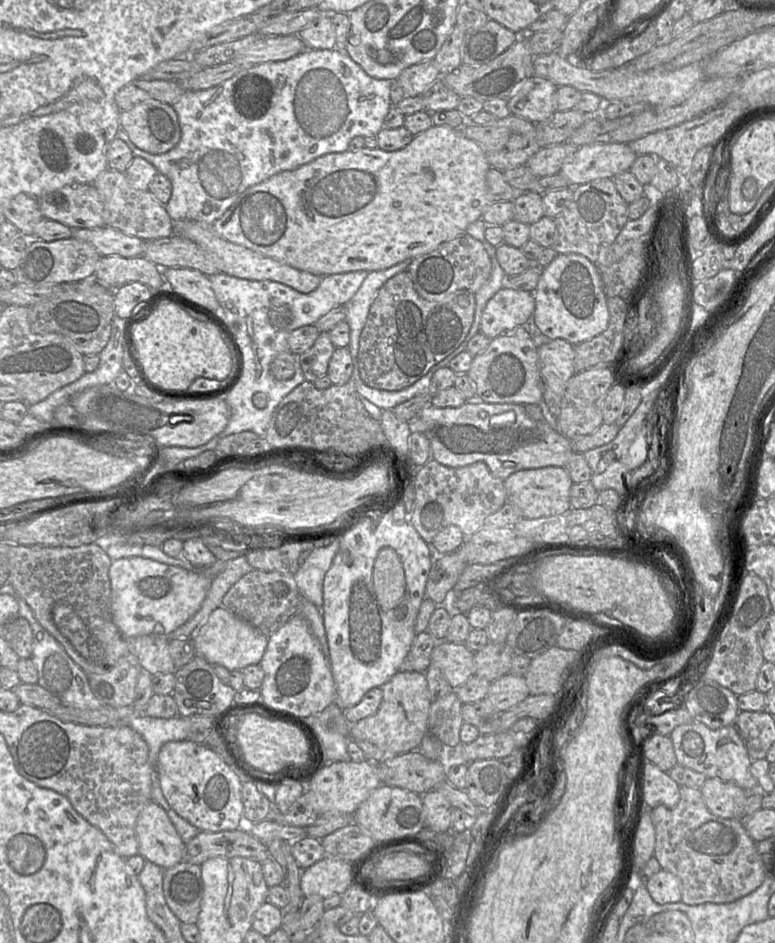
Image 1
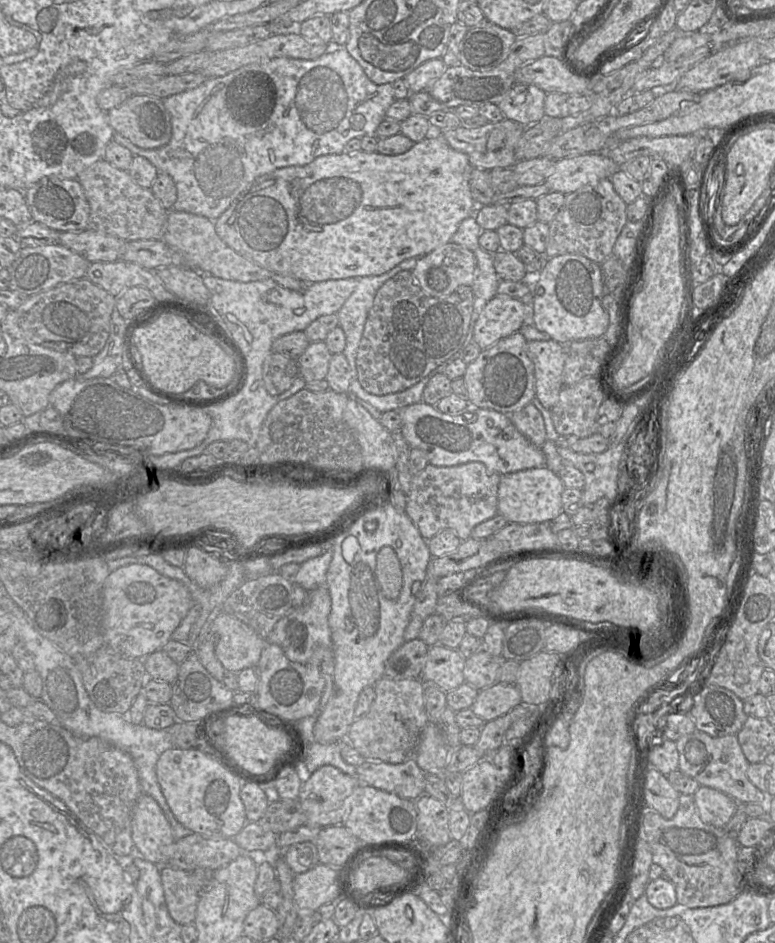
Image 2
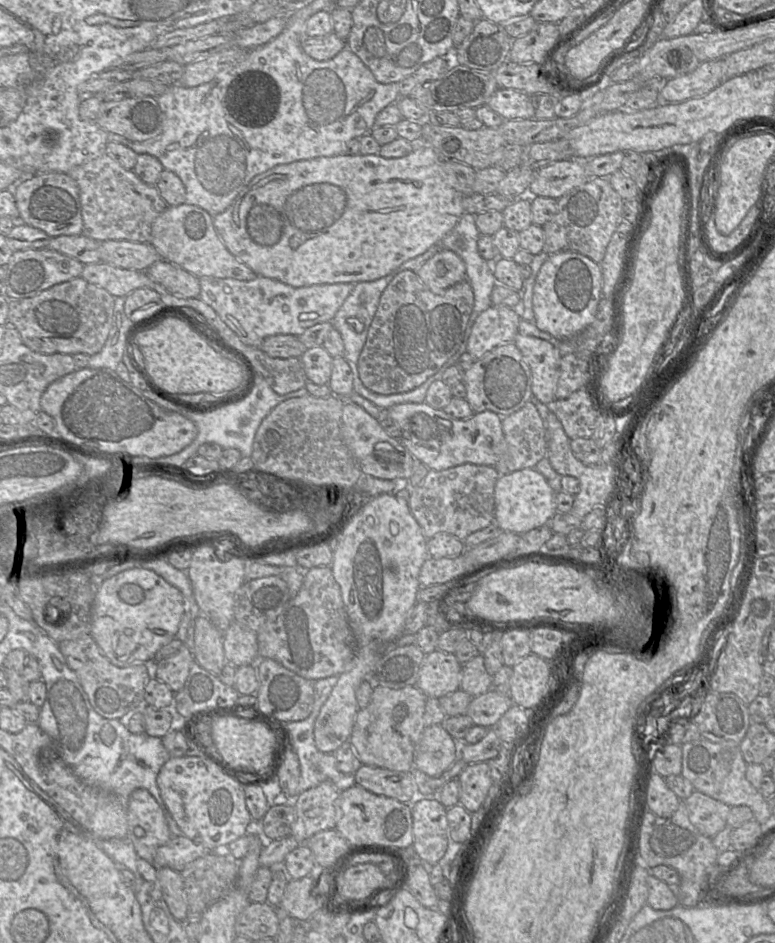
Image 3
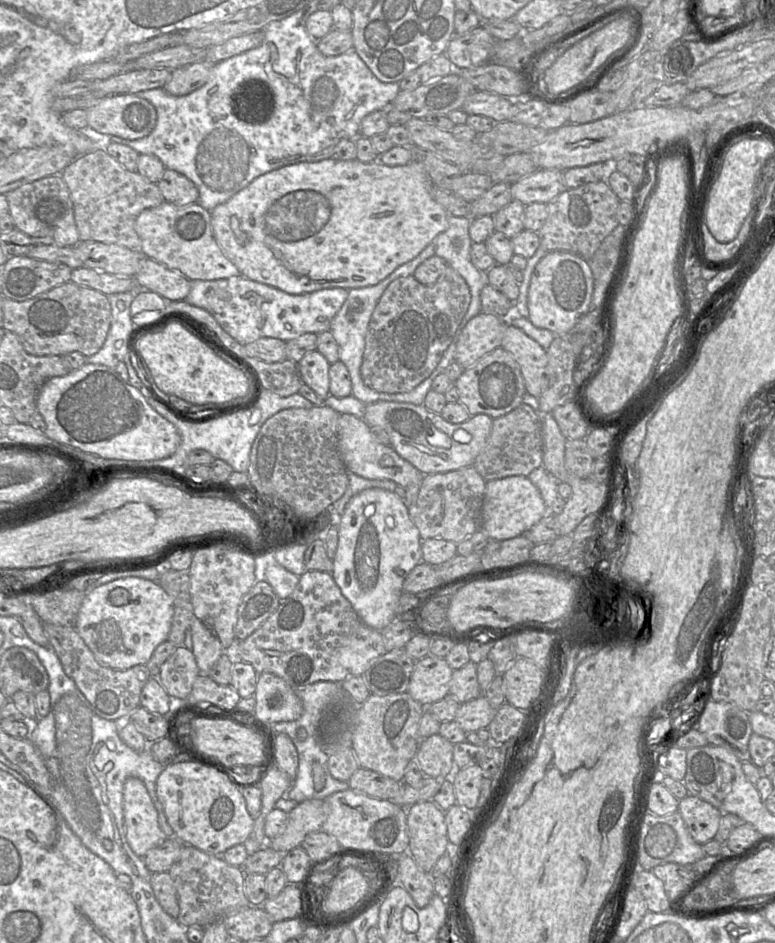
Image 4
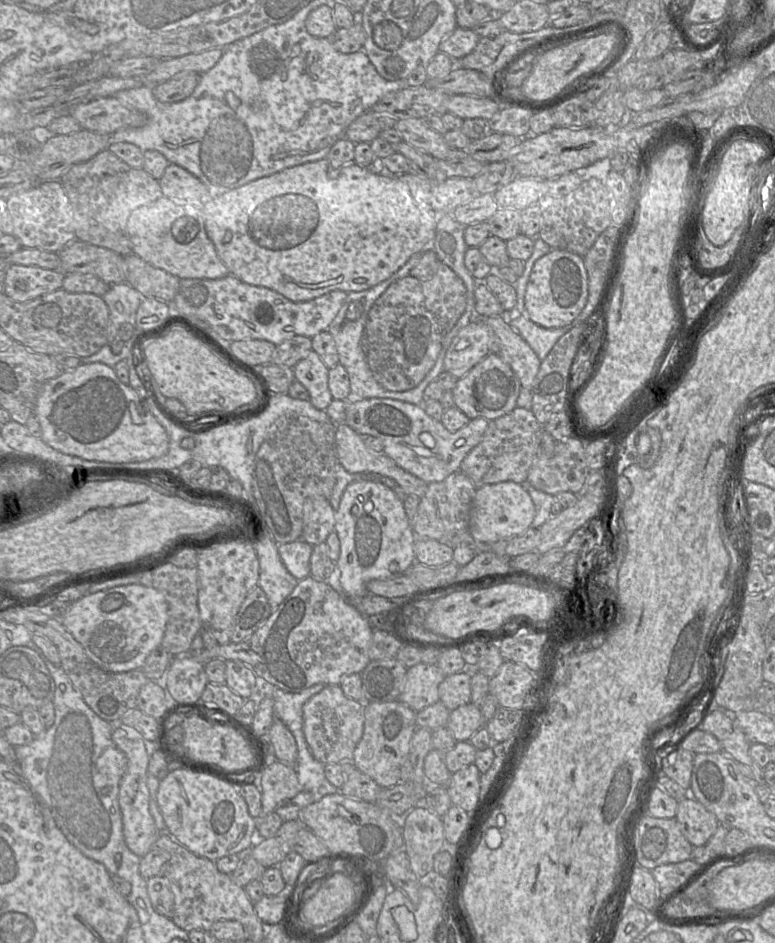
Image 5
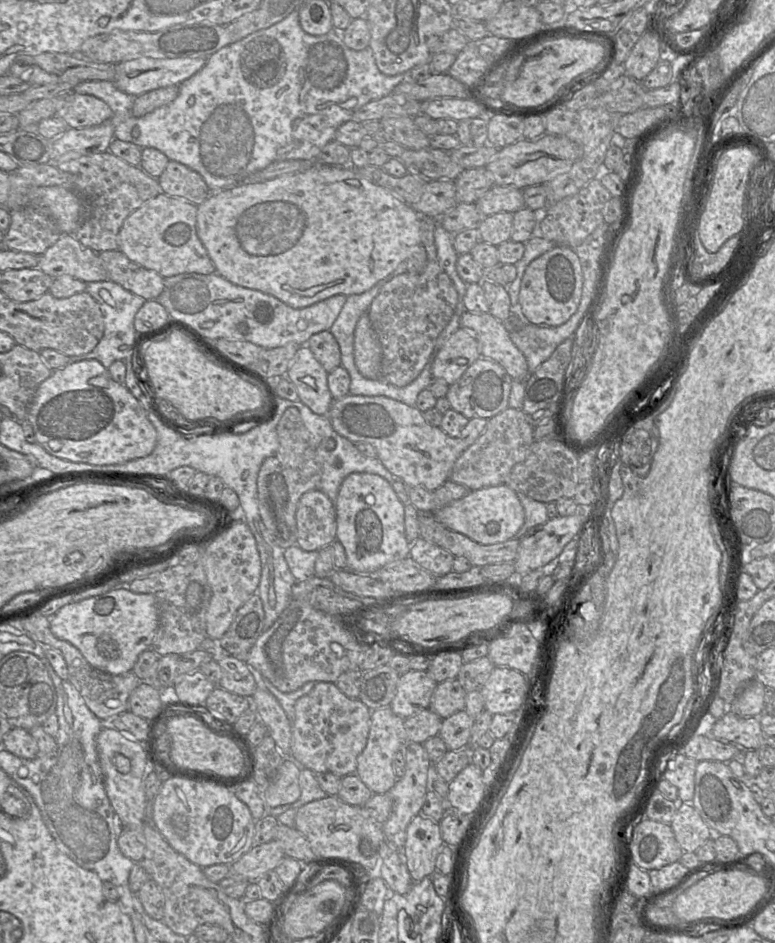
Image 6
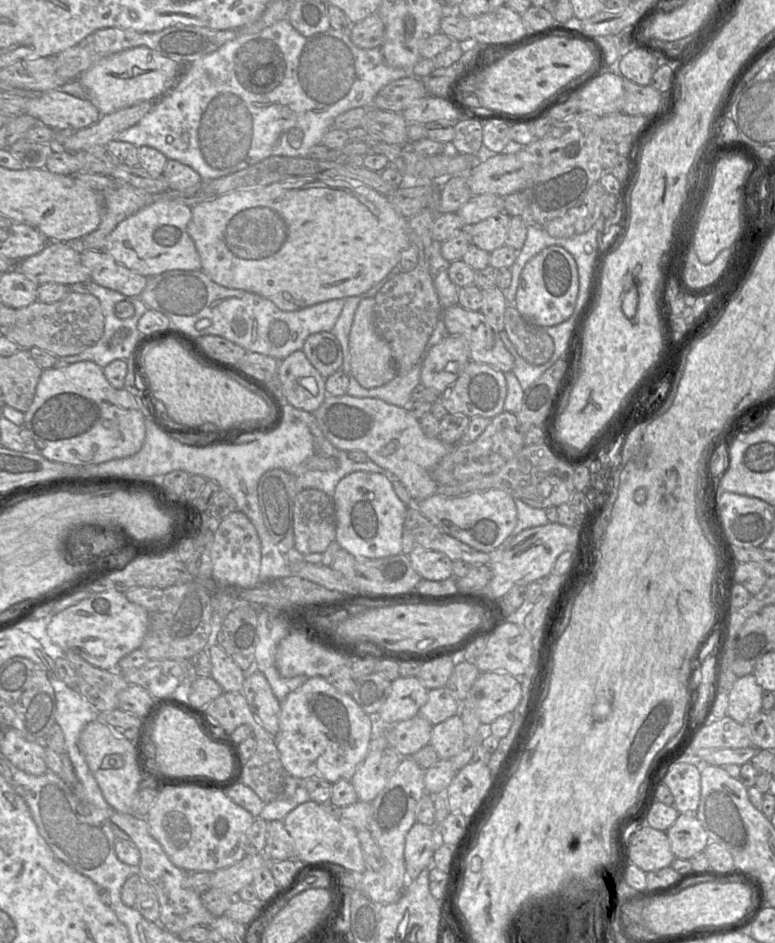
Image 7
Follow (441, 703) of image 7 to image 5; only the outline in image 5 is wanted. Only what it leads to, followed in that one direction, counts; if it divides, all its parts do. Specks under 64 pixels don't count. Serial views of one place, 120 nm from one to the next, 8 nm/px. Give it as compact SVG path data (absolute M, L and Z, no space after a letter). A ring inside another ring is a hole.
M472 670L446 676L439 686L439 699L450 711L471 702Z

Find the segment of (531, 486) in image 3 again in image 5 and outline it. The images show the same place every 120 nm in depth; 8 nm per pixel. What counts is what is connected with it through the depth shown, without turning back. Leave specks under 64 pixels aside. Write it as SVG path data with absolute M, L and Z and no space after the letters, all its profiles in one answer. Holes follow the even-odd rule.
M504 481L477 488L472 501L469 532L477 542L494 543L525 532L533 522L536 510L530 495L521 484Z

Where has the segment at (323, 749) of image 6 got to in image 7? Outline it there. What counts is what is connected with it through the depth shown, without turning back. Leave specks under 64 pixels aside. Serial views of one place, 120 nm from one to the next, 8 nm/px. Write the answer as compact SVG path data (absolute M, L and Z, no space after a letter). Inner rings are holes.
M314 676L280 702L279 729L274 739L283 768L289 776L297 780L318 777L334 784L340 780L351 781L368 753L375 730L375 717L367 714L351 694L340 693L327 678Z

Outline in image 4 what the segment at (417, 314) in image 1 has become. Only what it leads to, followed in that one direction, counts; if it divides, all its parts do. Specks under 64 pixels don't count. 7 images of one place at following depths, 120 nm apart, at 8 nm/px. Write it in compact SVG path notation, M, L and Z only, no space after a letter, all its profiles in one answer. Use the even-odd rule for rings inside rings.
M447 266L437 281L424 285L414 275L392 281L380 297L366 332L360 374L366 386L381 393L413 390L438 366L471 303L464 278Z

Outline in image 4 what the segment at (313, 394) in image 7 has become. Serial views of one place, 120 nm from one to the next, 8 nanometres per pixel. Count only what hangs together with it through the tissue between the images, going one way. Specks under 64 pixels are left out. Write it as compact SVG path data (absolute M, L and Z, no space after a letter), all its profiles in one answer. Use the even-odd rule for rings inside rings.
M318 350L308 352L298 362L298 372L302 383L308 385L322 399L330 395L330 365Z

